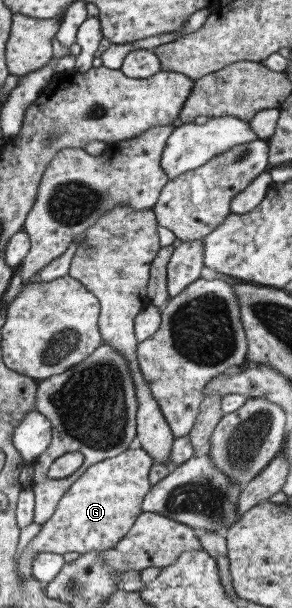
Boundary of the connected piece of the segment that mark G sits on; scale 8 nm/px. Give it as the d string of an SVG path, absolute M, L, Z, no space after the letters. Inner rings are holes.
M139 447L123 450L112 458L85 468L62 495L52 516L41 524L40 531L20 553L16 564L19 581L22 583L32 578L31 562L34 553L51 552L61 555L64 552L77 552L83 555L85 552L106 551L118 543L141 513L142 499L151 487L146 476L152 462L152 457Z

